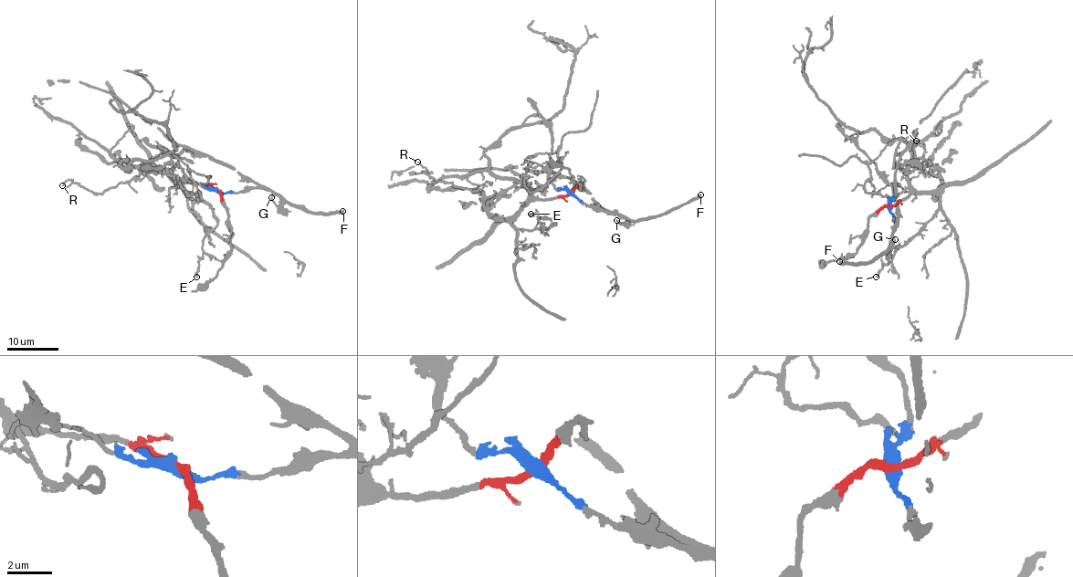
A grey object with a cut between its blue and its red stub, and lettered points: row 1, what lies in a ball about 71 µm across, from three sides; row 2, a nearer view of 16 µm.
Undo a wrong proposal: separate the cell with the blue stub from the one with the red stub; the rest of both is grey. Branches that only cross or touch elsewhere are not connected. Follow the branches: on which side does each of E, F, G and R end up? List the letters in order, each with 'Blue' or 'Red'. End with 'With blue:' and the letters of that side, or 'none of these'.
E: Red
F: Blue
G: Blue
R: Red
With blue: F, G

